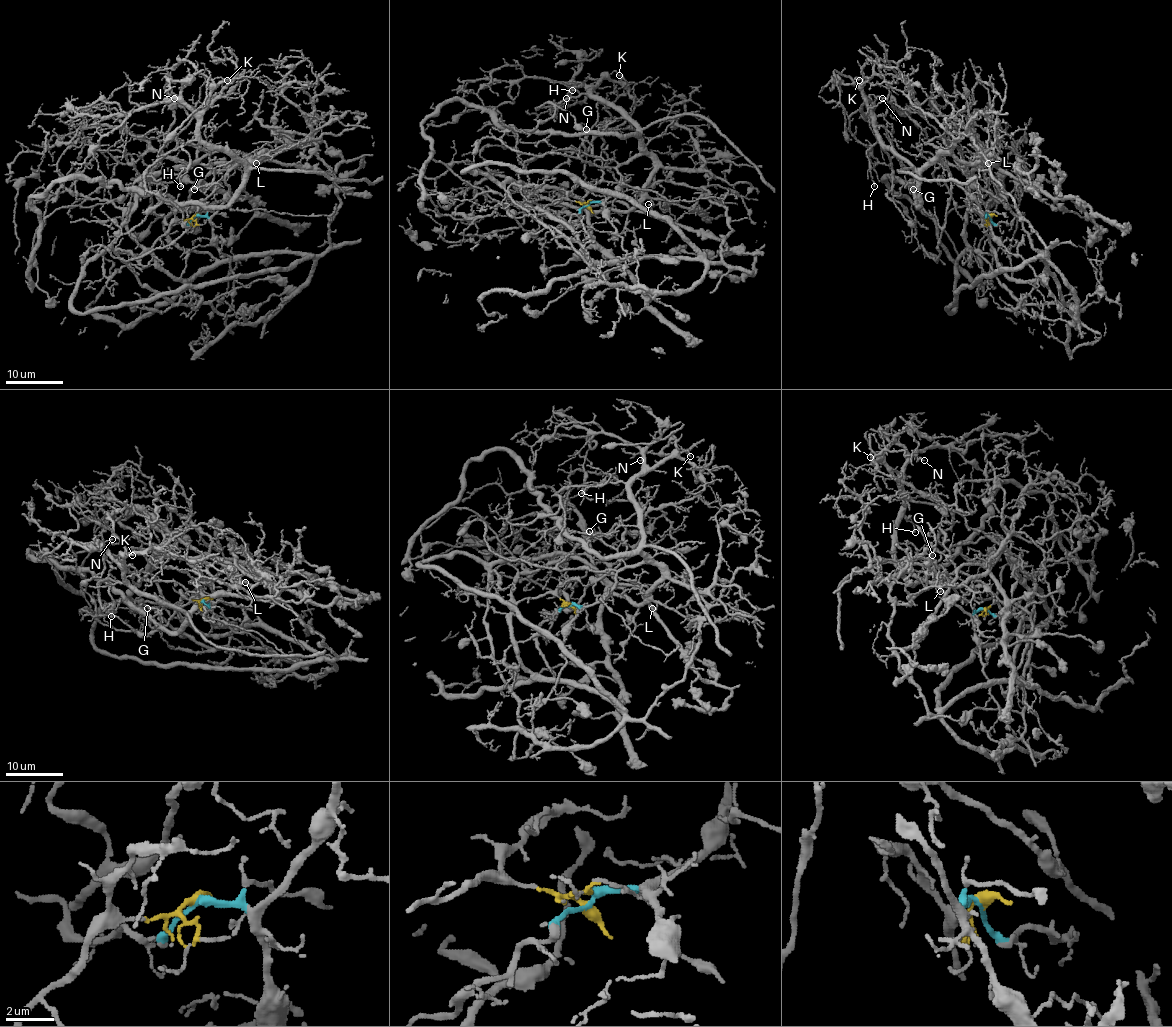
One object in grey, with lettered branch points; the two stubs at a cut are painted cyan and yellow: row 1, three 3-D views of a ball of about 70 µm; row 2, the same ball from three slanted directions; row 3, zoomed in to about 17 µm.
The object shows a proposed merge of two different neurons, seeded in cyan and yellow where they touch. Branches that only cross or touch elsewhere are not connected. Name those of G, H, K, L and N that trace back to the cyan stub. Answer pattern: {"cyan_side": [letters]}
{"cyan_side": ["G", "H", "K", "L", "N"]}

